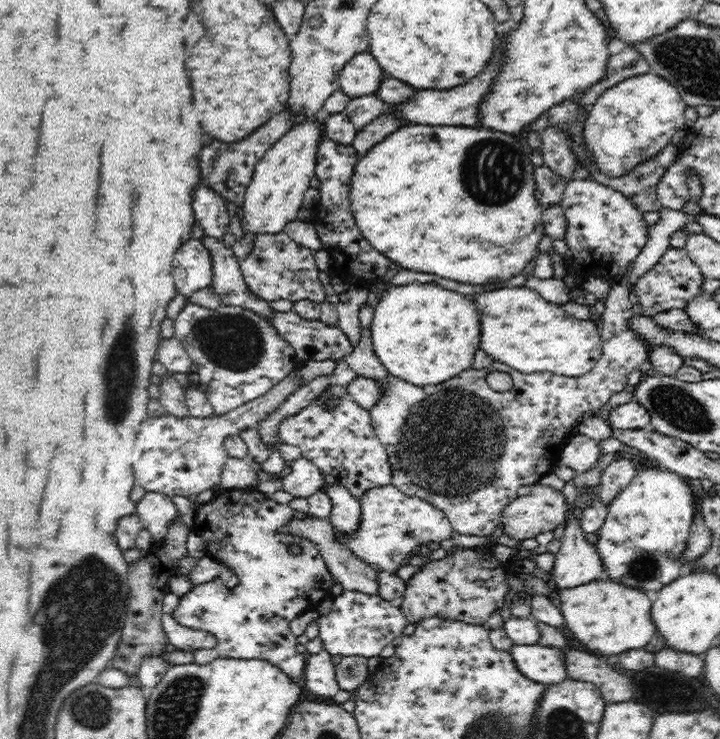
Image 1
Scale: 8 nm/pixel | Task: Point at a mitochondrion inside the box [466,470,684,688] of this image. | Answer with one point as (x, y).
(644, 567)

